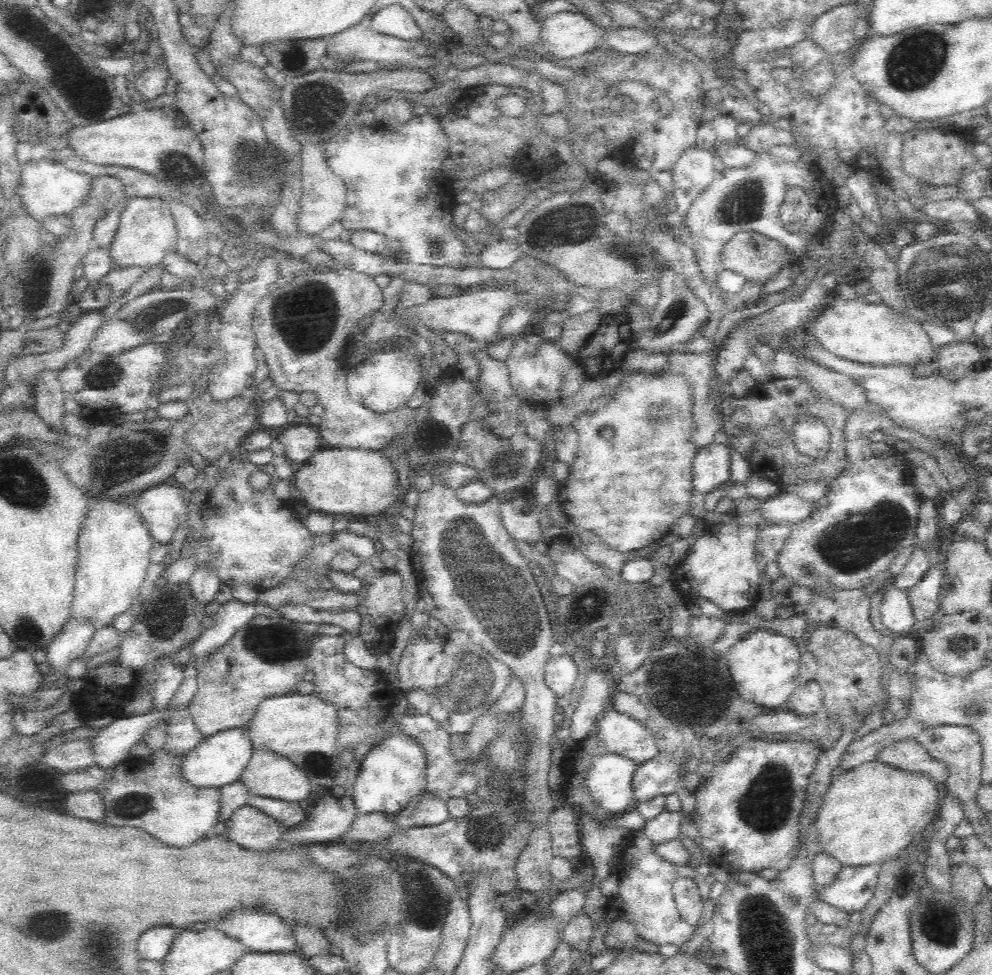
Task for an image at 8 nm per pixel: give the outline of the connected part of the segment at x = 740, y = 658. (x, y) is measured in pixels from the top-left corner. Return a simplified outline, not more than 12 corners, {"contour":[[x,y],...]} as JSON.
{"contour":[[754,630],[726,652],[738,695],[784,708],[799,686],[801,650]]}

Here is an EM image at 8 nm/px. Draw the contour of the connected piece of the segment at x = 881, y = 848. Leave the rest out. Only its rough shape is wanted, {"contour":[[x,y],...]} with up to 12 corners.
{"contour":[[878,760],[836,774],[817,810],[842,866],[894,864],[938,790]]}

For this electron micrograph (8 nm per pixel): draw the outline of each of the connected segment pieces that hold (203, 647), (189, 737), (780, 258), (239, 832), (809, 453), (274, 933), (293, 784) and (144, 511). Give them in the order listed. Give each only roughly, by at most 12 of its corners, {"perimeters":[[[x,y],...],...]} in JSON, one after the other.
{"perimeters":[[[220,604],[189,646],[192,660],[228,642],[257,615],[255,604]],[[186,708],[165,715],[168,754],[183,757],[205,737]],[[753,231],[724,246],[722,267],[764,284],[790,254]],[[246,804],[225,822],[244,848],[285,849],[284,827]],[[805,415],[794,426],[793,442],[806,460],[825,459],[830,430]],[[236,910],[216,929],[258,953],[290,954],[292,928]],[[253,752],[239,780],[298,803],[311,782],[286,757]],[[173,481],[131,504],[155,544],[168,545],[188,520],[186,493]]]}

